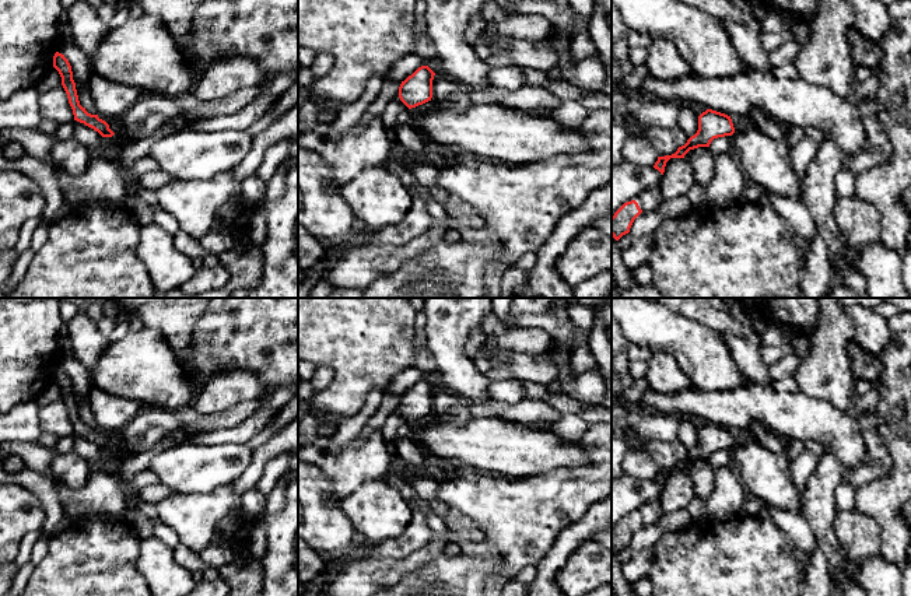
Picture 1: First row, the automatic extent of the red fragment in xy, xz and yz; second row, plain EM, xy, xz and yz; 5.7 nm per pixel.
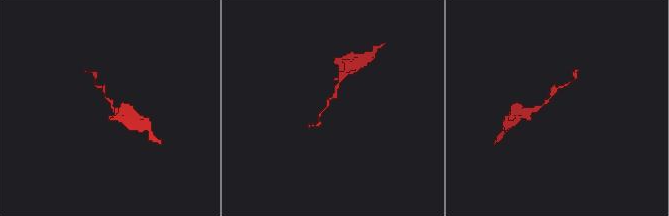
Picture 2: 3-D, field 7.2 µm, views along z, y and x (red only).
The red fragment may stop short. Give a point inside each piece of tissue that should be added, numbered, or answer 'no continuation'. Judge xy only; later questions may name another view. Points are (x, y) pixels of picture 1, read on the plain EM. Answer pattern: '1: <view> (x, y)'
no continuation

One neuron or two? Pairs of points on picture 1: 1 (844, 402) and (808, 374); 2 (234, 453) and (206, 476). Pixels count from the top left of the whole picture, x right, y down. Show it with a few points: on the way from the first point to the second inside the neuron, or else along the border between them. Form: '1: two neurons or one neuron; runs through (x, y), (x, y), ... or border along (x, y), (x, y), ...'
1: one neuron; runs through (836, 393), (816, 378)
2: one neuron; runs through (227, 460), (213, 469)

